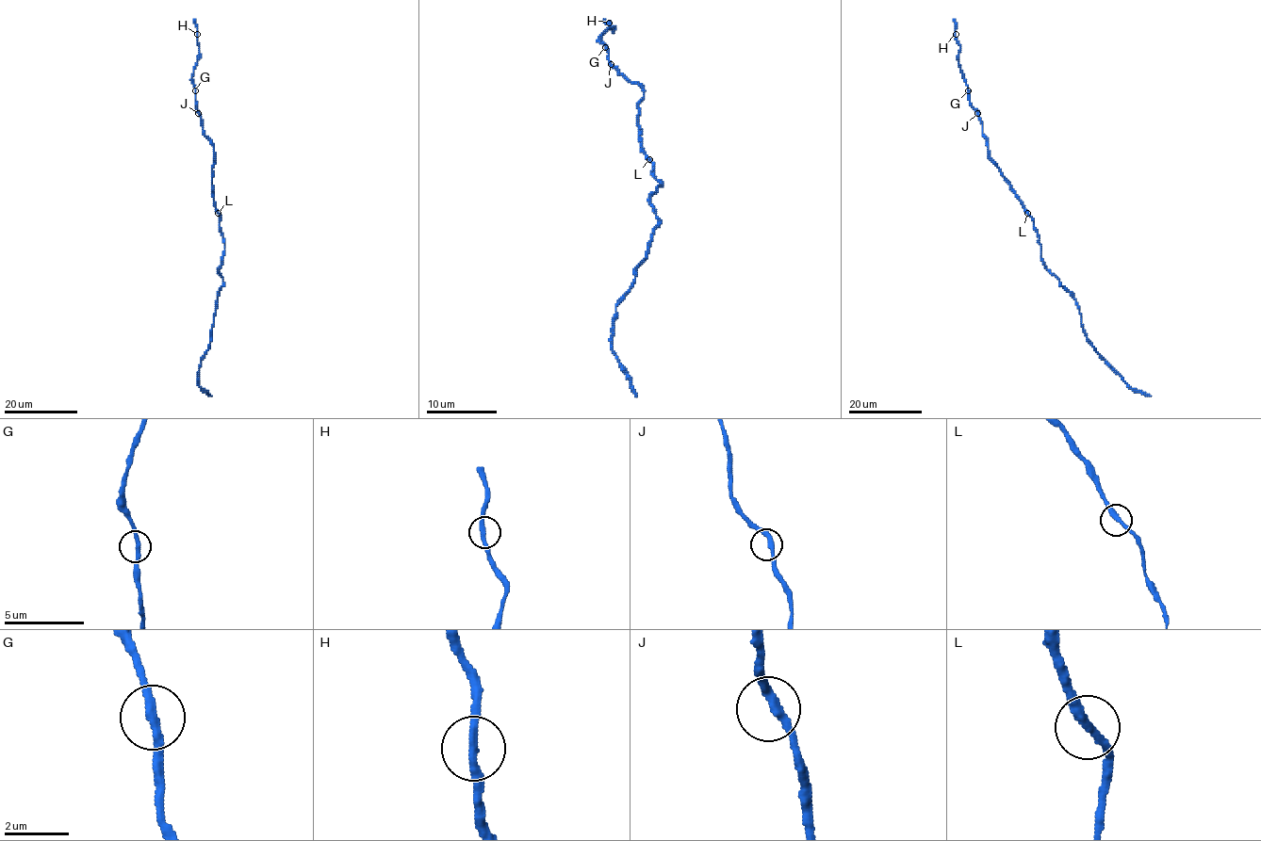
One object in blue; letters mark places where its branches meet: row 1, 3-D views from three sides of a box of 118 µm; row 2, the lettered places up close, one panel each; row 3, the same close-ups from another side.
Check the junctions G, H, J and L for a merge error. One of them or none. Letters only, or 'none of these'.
none of these

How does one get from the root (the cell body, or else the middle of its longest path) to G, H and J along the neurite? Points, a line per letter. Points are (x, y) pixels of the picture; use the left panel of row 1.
G: (220, 220), (212, 185), (213, 145), (204, 134), (195, 90)
H: (220, 220), (212, 185), (213, 145), (204, 134), (192, 79), (199, 56), (197, 34)
J: (220, 220), (212, 185), (213, 145), (204, 134), (198, 113)

